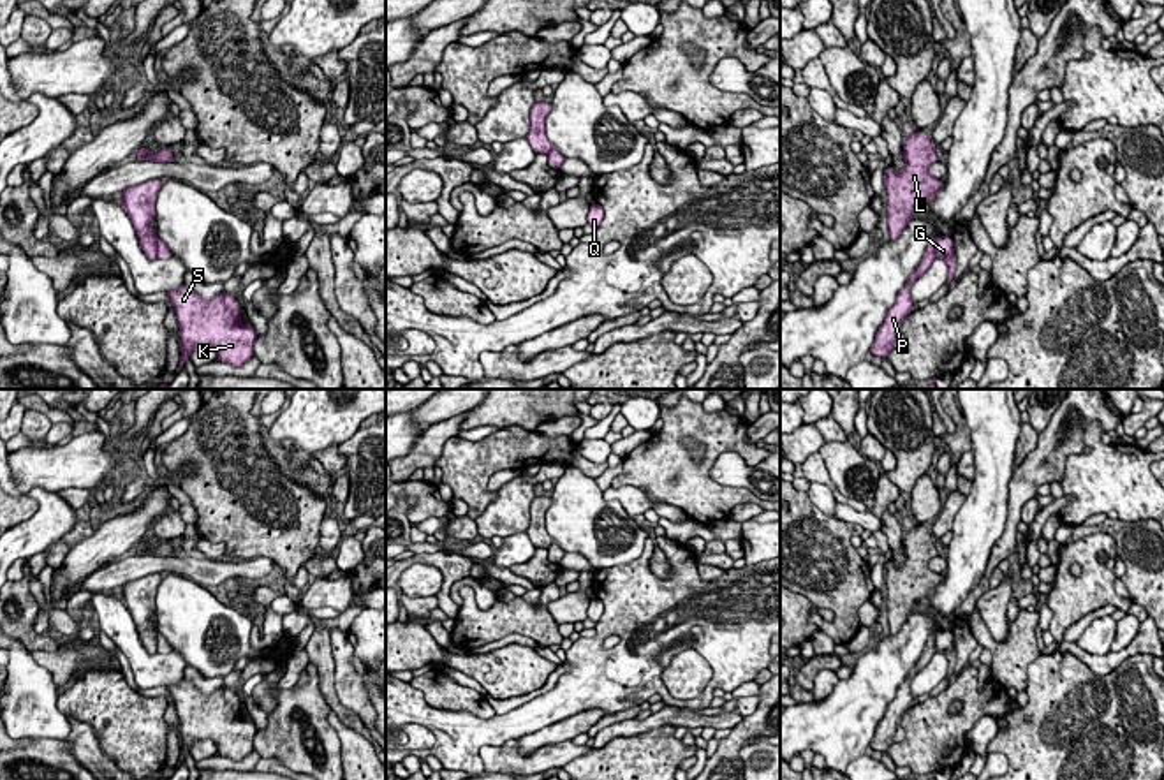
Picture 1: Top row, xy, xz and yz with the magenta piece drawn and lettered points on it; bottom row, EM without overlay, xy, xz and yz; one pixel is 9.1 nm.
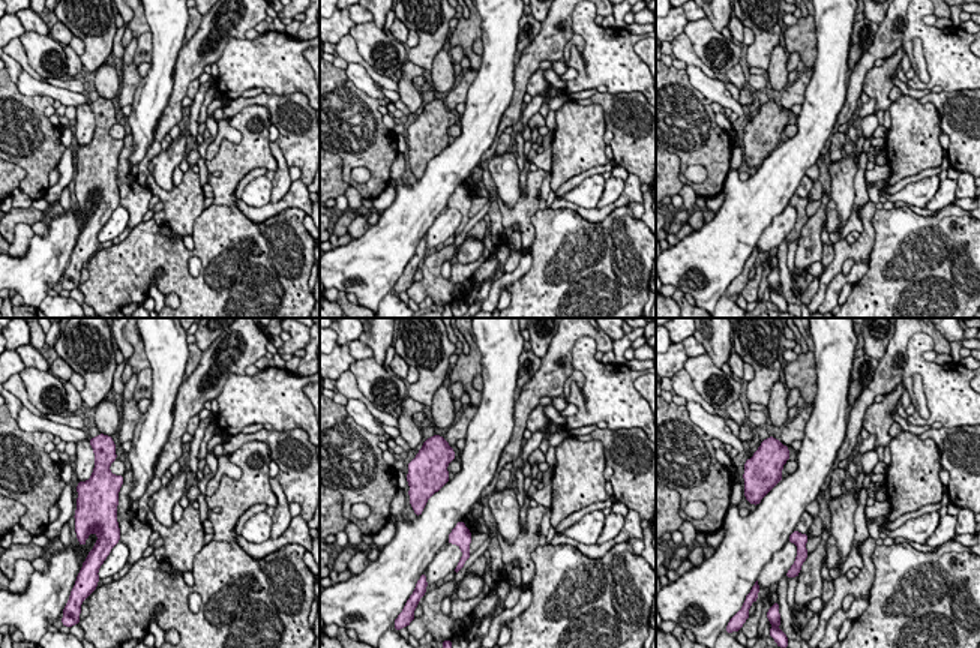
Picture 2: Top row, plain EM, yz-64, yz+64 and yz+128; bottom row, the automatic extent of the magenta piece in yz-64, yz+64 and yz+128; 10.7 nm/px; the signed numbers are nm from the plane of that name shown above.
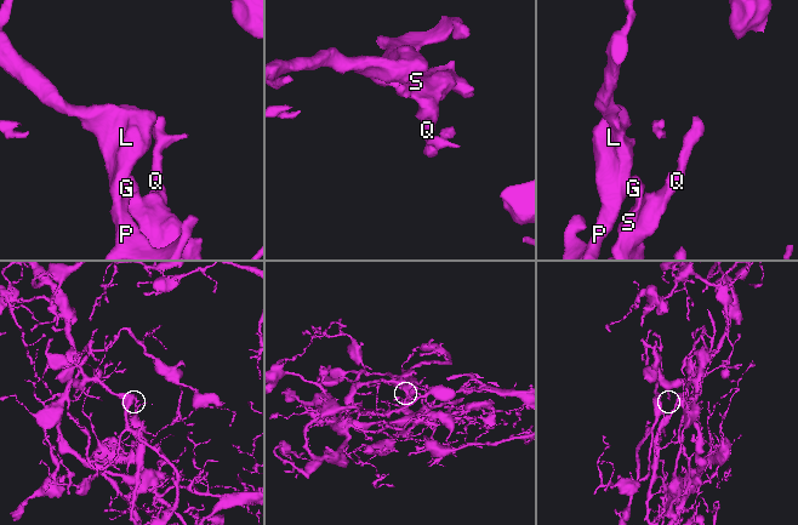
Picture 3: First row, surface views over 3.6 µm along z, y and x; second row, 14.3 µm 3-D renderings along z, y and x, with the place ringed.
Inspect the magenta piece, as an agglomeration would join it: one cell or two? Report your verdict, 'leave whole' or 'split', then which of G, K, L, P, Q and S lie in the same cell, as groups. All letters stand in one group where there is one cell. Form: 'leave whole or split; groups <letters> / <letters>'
split; groups G K Q S / L P

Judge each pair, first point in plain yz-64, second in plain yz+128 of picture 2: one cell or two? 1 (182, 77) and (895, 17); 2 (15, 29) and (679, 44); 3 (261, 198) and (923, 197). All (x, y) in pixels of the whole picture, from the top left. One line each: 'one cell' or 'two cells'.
1: one cell
2: two cells
3: one cell

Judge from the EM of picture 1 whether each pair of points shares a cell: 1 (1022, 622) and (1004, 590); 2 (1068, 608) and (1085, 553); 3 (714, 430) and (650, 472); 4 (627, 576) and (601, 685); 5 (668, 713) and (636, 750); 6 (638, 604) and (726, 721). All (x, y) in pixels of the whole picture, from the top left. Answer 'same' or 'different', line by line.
1: different
2: same
3: same
4: same
5: different
6: different

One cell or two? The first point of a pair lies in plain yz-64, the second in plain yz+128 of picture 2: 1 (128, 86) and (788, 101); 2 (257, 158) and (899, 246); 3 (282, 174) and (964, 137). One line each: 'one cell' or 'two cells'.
1: one cell
2: one cell
3: two cells

